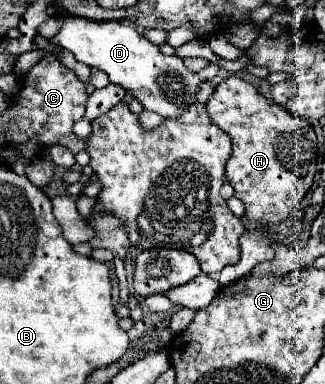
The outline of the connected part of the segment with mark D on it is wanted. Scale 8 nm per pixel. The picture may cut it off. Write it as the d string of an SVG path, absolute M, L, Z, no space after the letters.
M63 18L61 32L53 38L55 44L69 50L77 62L97 68L109 76L109 82L131 92L145 110L157 112L161 118L177 118L195 104L195 94L201 82L217 76L221 66L211 62L201 72L189 72L181 58L163 56L155 44L135 30L129 22L91 22L87 18Z

